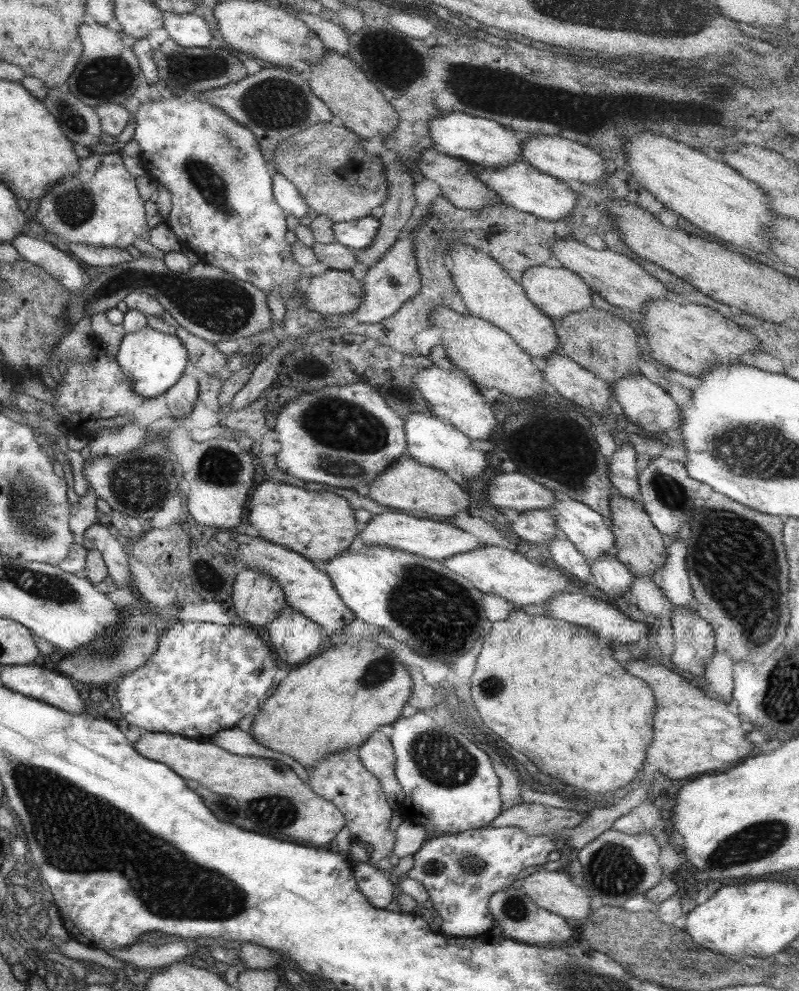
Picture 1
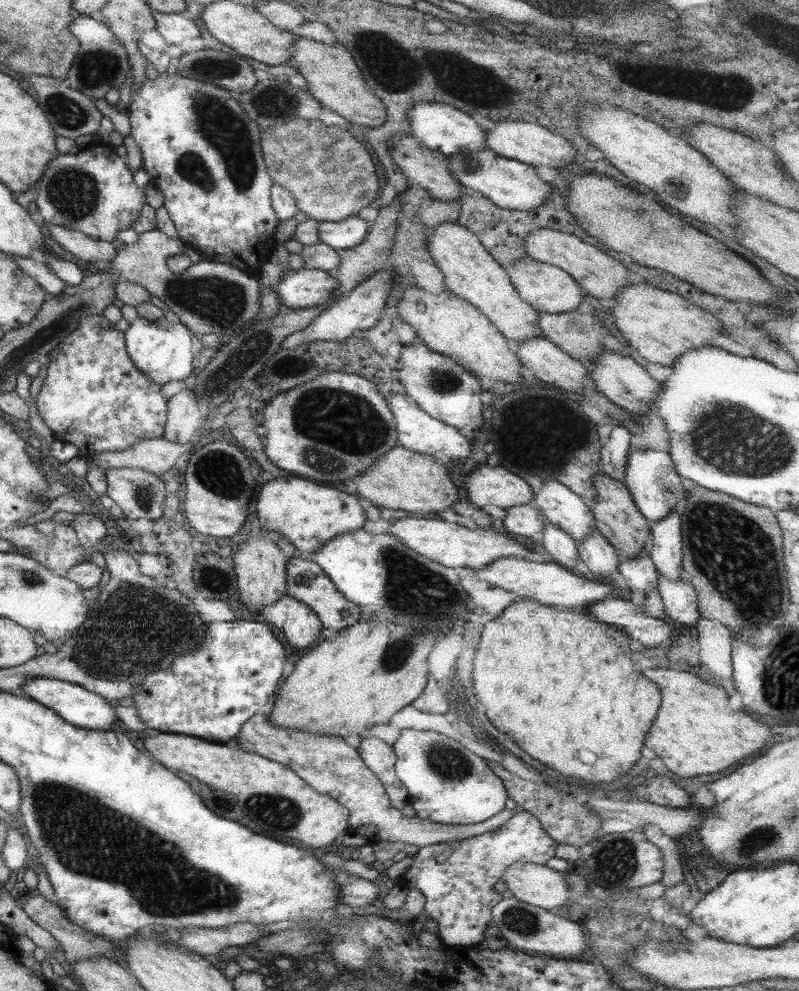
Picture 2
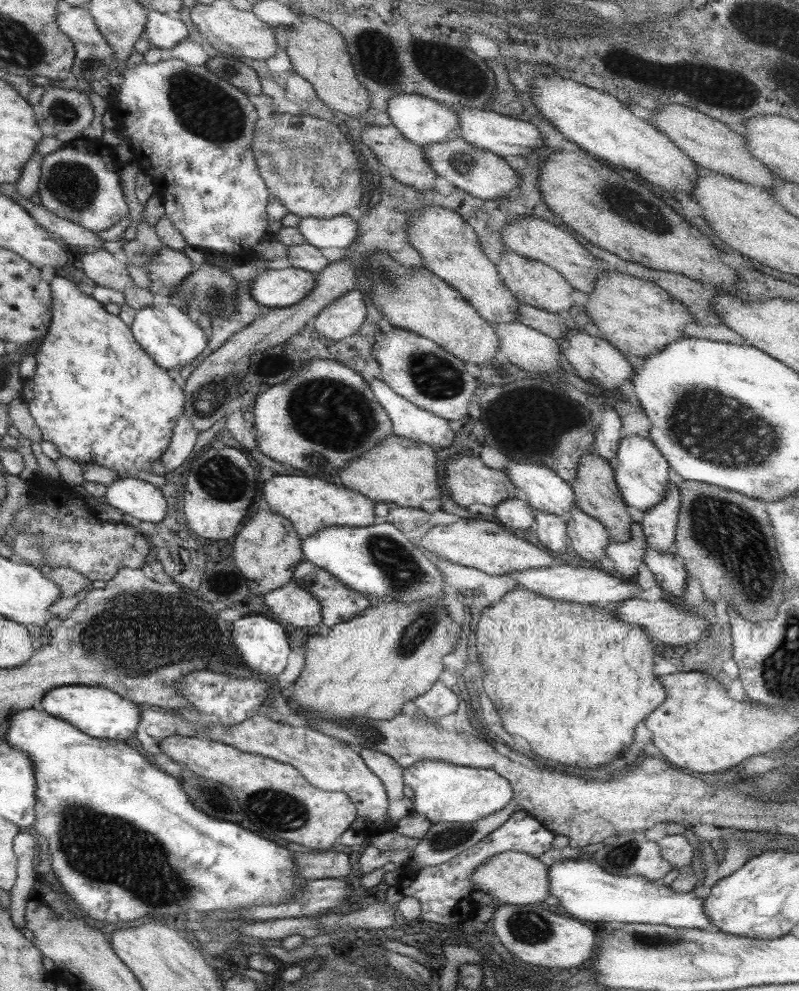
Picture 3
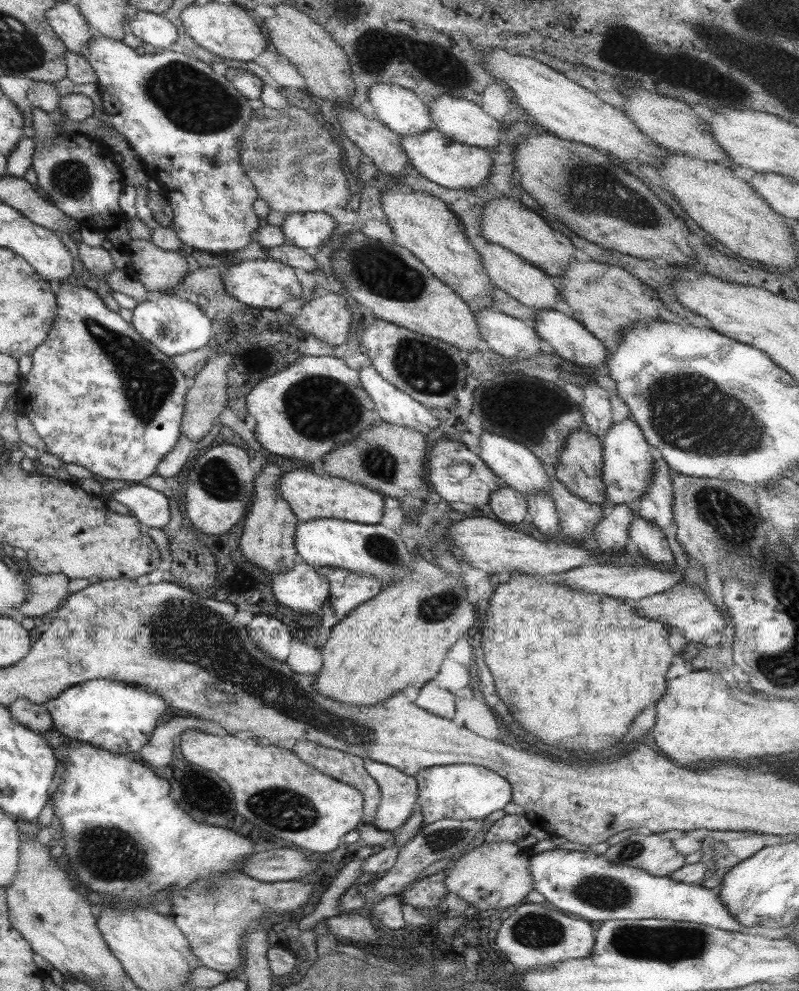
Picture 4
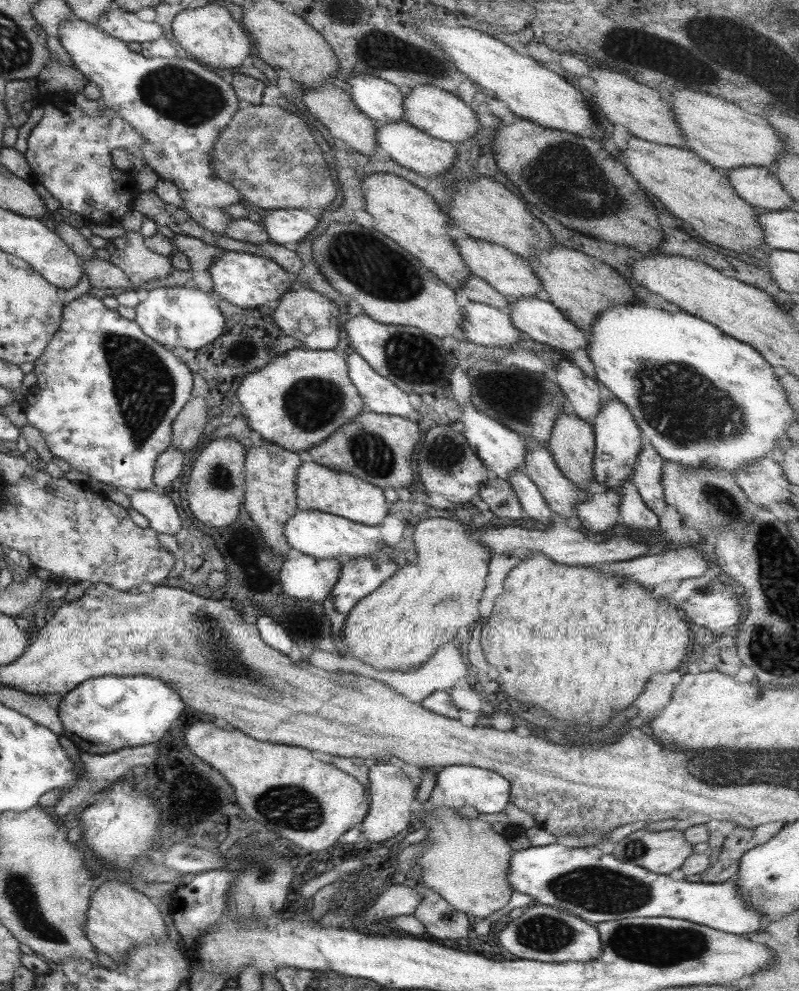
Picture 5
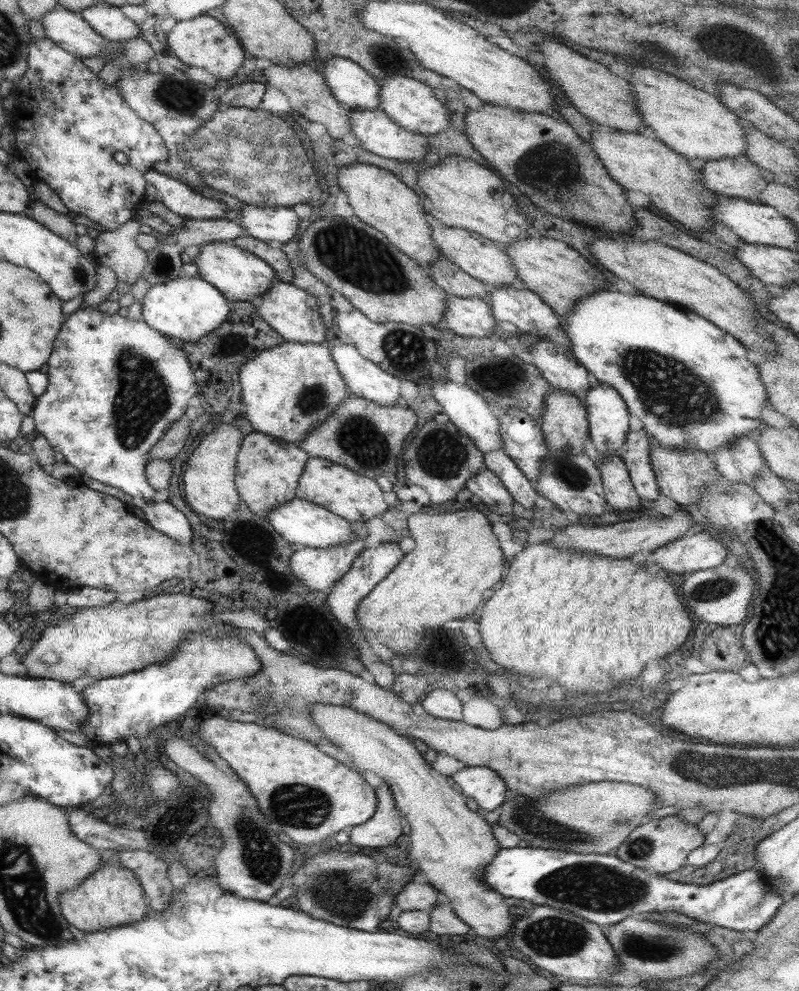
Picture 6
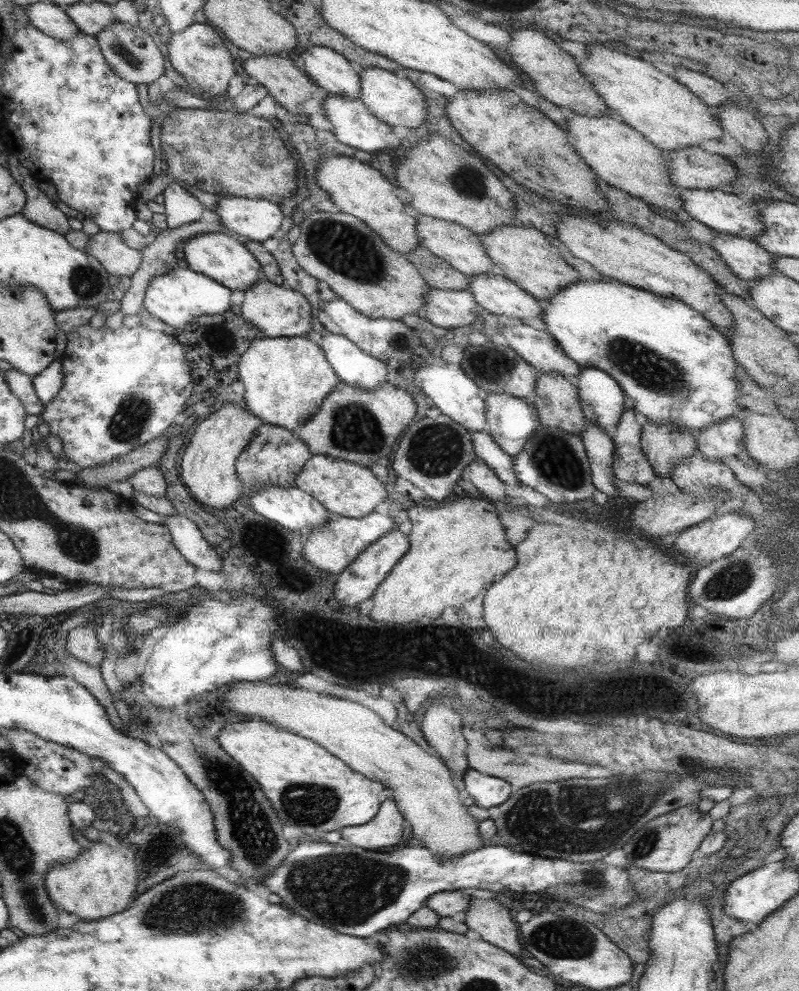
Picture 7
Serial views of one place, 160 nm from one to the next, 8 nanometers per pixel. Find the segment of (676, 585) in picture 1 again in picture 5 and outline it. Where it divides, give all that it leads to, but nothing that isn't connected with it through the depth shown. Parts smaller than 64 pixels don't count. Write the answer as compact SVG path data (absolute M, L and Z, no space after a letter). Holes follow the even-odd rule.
M644 441L637 455L636 467L630 476L630 482L638 490L643 504L657 516L666 507L661 484L664 461L655 449Z

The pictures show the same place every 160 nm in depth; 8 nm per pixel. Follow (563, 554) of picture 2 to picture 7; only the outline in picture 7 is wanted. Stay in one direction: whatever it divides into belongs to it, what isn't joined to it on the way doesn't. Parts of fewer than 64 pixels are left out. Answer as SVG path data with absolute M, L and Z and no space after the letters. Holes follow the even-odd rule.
M470 432L476 458L483 461L504 484L518 484L513 470L513 458L505 454L485 432Z

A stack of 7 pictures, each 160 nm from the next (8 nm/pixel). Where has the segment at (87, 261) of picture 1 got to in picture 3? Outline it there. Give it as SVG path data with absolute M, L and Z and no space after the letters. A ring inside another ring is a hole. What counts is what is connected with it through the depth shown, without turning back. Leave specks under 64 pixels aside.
M21 195L13 196L11 199L15 199L15 197L17 197L17 202L28 210L36 223L41 225L41 228L45 228L47 233L56 234L64 243L69 246L76 246L80 251L102 250L103 242L99 240L95 233L66 218L59 218L51 214L46 208L41 205L34 205Z

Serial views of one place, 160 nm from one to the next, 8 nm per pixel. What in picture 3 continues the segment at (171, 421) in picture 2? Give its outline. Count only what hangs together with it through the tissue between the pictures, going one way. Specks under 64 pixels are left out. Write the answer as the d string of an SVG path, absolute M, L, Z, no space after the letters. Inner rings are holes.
M183 408L173 425L169 444L158 460L164 464L166 472L175 470L186 460L185 458L193 450L197 434L192 422L189 422L189 418L185 416Z

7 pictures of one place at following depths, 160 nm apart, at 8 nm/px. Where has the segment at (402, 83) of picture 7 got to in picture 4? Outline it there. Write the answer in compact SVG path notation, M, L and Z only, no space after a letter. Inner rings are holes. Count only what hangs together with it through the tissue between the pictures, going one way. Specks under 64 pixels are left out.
M438 96L433 102L426 104L434 126L433 129L443 133L452 141L477 148L493 148L504 138L504 124L485 114L483 109L472 101L451 96Z

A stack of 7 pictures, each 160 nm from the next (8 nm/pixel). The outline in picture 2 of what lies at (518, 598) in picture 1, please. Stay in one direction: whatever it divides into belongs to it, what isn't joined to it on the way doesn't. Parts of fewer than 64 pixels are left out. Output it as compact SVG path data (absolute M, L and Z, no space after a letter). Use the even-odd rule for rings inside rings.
M501 557L471 571L477 580L487 582L507 592L514 592L519 599L533 599L555 608L582 609L587 603L601 600L605 594L610 593L612 588L610 583L596 583L584 577L577 577L569 569L555 562L539 560L539 558Z

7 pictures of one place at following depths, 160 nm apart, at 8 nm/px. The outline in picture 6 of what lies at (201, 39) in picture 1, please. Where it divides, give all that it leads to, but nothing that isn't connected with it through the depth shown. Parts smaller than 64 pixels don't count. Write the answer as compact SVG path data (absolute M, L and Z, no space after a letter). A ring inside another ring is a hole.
M105 3L84 8L79 13L81 18L105 40L122 43L123 40L135 38L140 34L140 28L117 7Z

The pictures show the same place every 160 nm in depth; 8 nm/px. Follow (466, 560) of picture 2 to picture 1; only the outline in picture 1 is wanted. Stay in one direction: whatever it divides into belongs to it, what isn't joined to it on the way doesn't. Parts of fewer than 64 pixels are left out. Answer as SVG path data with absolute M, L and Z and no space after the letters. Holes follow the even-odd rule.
M385 511L384 513L372 515L358 535L356 546L377 546L382 544L382 546L390 546L409 554L415 554L439 562L452 554L467 552L485 545L477 537L471 536L471 534L449 523L405 516L405 514L397 513L397 511Z

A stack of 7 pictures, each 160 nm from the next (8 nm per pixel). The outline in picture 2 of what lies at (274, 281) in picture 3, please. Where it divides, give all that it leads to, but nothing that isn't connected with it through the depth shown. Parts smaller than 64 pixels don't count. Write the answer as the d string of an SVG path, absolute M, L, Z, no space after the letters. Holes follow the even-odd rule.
M303 269L289 271L273 288L279 298L279 304L288 310L311 309L325 305L331 299L331 293L338 288L338 282L333 273L318 269Z

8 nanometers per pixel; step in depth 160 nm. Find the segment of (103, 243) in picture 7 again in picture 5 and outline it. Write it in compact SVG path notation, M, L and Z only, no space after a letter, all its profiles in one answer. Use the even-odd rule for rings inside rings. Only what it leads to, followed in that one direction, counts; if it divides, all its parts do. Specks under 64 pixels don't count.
M125 232L125 236L105 240L104 249L109 253L113 266L121 270L132 289L144 282L167 277L174 269L170 256L161 256L144 246L144 237L139 232Z

